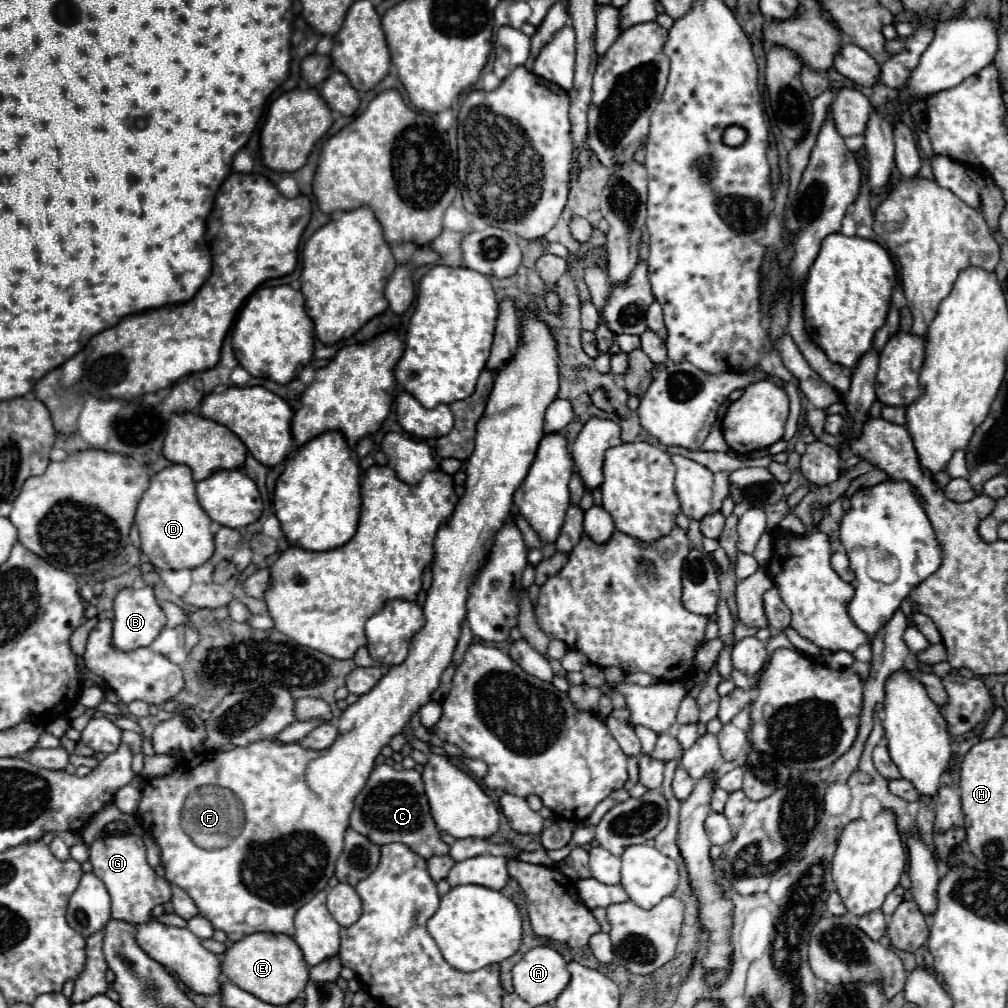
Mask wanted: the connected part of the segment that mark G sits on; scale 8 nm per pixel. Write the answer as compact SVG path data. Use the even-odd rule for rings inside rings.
M133 833L103 835L93 841L89 861L93 875L97 875L111 895L111 917L127 923L145 923L151 919L151 909L171 899L171 883L149 867L145 857L145 845L141 837Z

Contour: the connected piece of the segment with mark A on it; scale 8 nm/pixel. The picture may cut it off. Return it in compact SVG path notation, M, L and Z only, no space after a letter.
M551 947L527 951L511 973L515 993L531 1007L553 1003L569 983L565 959Z

